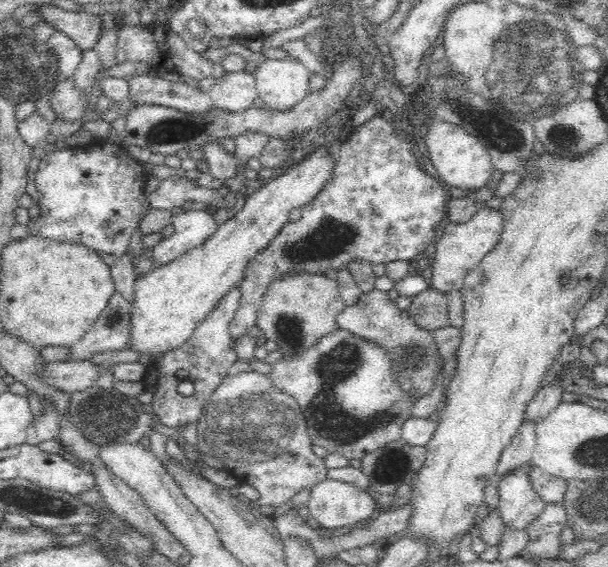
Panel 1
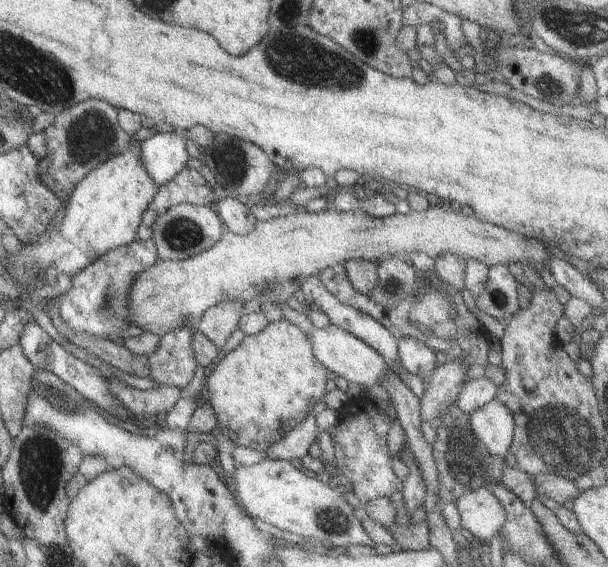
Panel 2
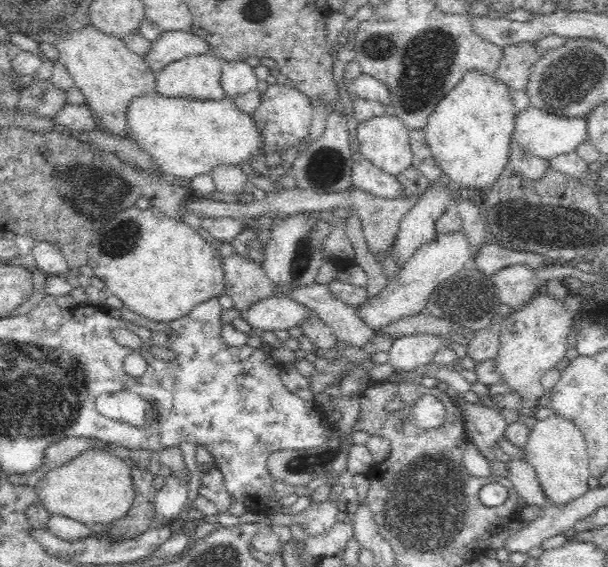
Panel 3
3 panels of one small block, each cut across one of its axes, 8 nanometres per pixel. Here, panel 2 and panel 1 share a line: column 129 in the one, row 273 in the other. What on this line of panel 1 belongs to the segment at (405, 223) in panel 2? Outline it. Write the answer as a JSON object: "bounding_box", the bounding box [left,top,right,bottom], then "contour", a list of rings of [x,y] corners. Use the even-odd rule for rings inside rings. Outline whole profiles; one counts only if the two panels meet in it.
{"bounding_box":[255,272,346,355],"contour":[[[288,272],[267,288],[255,326],[267,340],[275,340],[279,344],[280,353],[291,355],[314,346],[320,338],[339,328],[337,316],[346,306],[339,295],[336,282],[320,273]]]}

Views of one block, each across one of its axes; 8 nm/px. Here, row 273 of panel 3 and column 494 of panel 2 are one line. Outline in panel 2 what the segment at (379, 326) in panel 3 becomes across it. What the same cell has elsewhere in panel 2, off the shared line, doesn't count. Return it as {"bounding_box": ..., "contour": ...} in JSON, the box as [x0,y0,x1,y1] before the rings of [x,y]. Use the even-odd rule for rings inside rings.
{"bounding_box":[468,398,514,458],"contour":[[[494,398],[468,414],[470,436],[491,457],[504,458],[508,452],[514,428],[511,412]]]}

